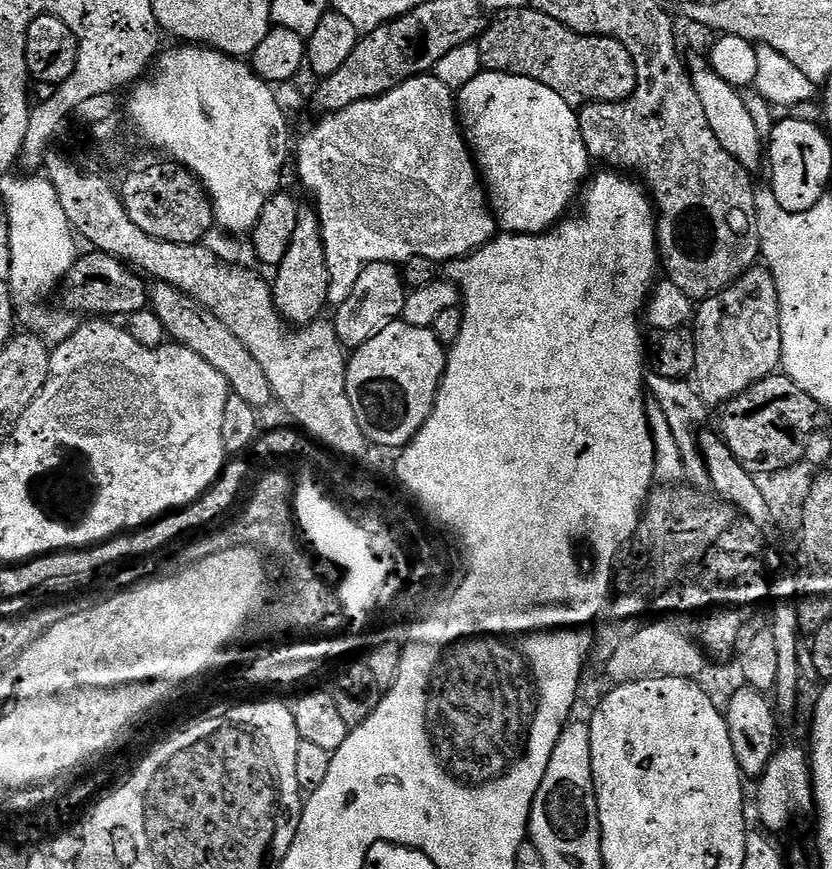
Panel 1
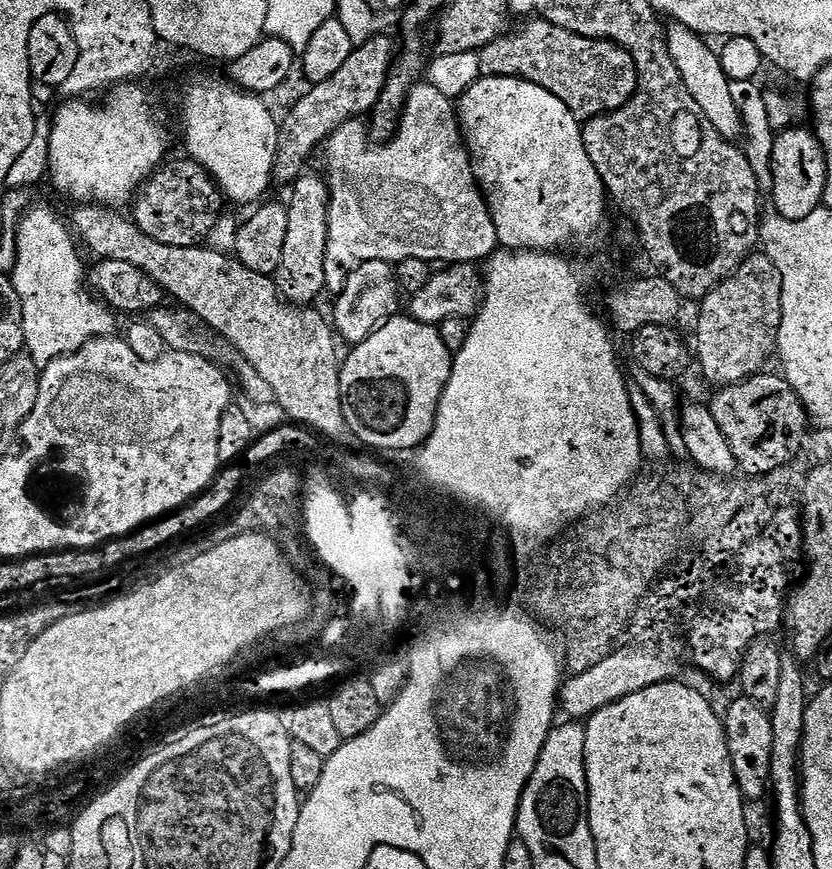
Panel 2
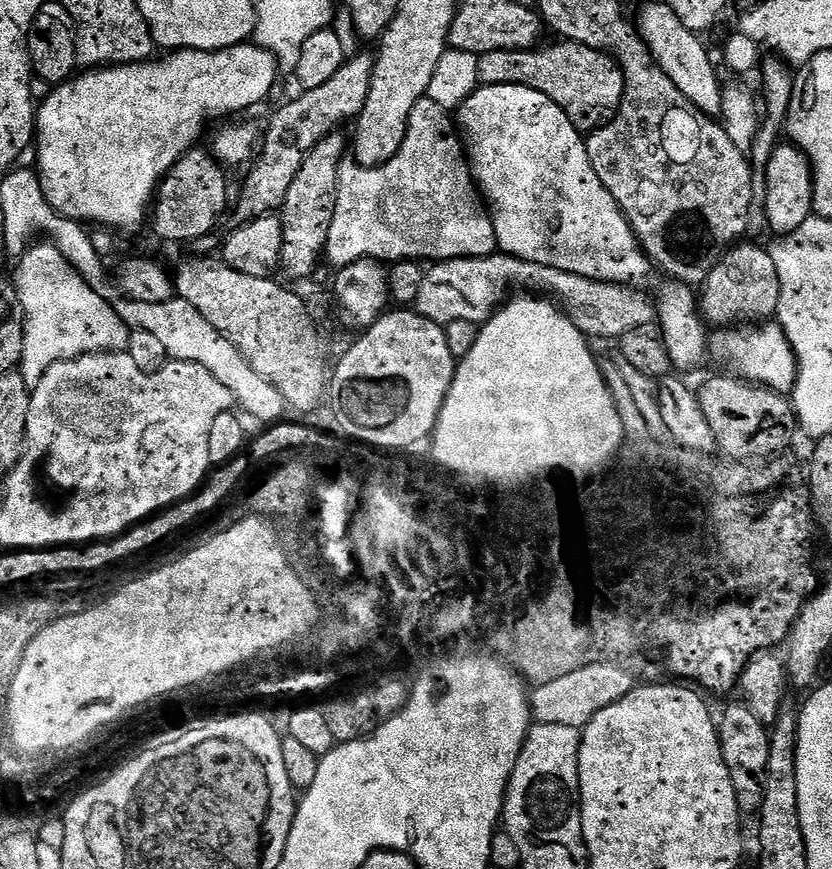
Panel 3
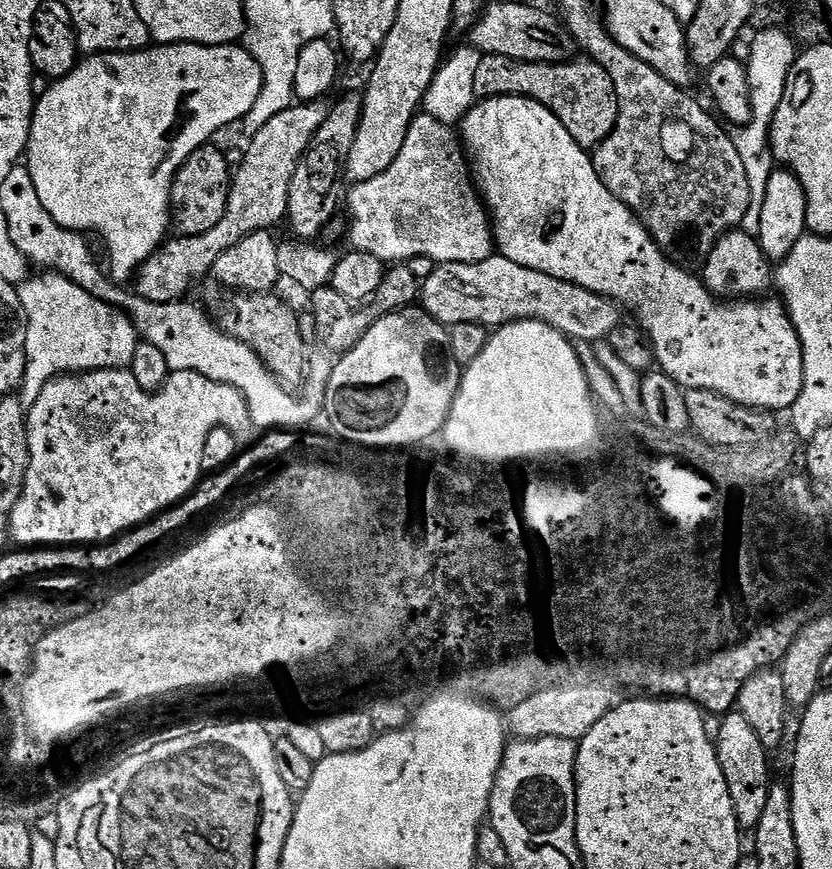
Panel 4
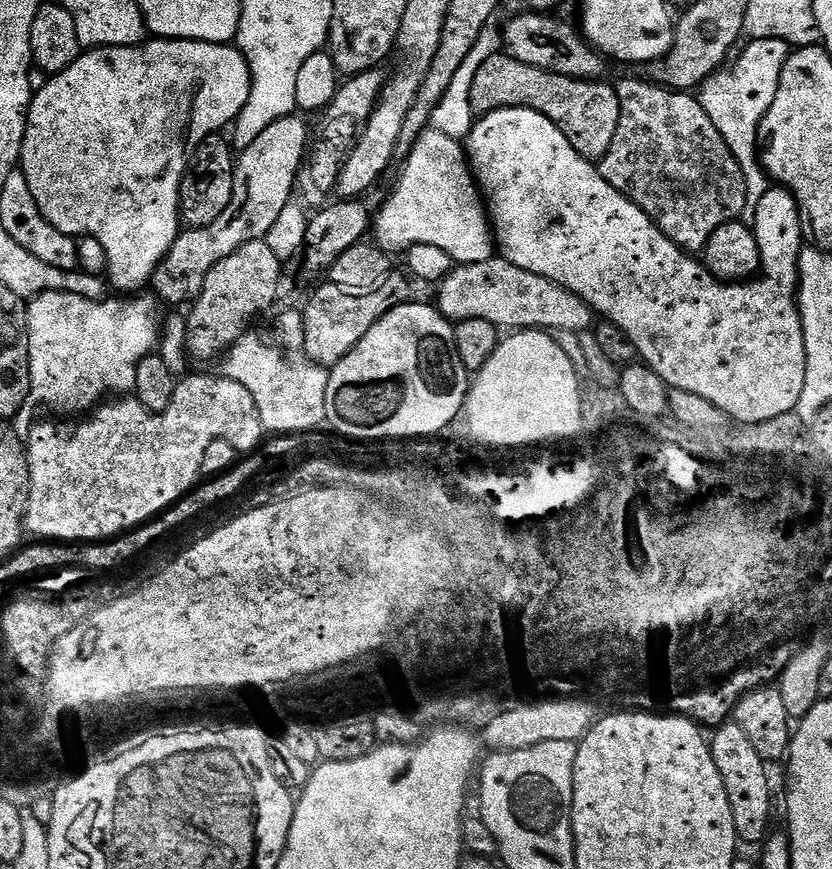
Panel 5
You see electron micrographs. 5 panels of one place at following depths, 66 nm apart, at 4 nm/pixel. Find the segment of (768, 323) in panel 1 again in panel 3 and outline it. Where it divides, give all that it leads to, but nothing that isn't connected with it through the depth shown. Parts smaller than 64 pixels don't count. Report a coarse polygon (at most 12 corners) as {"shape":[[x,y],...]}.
{"shape":[[767,247],[729,248],[704,281],[709,325],[776,316],[778,266]]}

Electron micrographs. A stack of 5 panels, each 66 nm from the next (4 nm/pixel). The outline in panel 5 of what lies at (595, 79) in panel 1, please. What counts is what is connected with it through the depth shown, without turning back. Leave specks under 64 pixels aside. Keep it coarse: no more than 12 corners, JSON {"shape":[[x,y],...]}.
{"shape":[[507,54],[486,58],[473,113],[546,114],[582,158],[614,142],[620,99],[603,79],[575,80]]}

